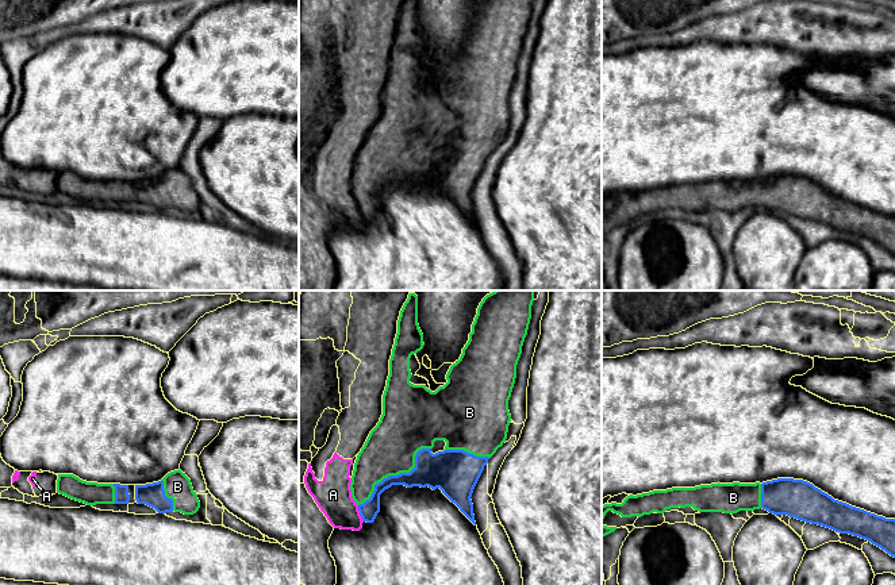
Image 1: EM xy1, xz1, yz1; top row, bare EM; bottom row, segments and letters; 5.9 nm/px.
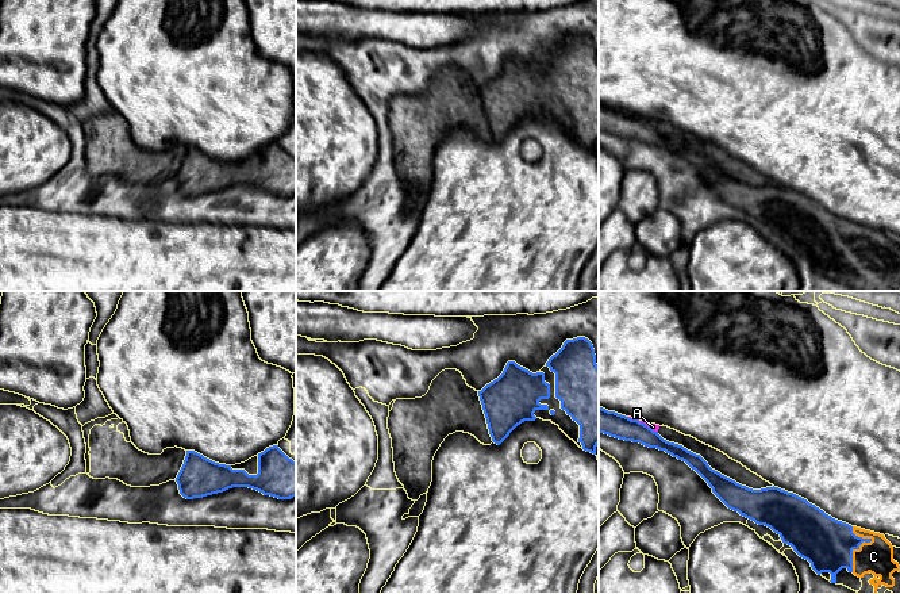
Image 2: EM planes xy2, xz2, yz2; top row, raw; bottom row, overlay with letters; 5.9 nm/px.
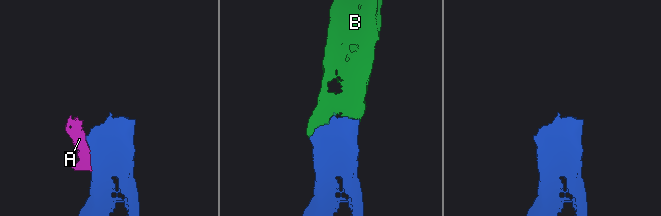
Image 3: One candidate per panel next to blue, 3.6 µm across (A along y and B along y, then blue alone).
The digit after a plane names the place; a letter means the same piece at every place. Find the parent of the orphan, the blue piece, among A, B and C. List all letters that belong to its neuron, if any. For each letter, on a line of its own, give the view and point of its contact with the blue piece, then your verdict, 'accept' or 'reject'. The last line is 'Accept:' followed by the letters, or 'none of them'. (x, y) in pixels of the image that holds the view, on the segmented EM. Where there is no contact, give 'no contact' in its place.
A: contact xz1 (360, 514); reject
B: contact xz1 (398, 474); accept
C: contact yz2 (857, 548); accept
Accept: B, C

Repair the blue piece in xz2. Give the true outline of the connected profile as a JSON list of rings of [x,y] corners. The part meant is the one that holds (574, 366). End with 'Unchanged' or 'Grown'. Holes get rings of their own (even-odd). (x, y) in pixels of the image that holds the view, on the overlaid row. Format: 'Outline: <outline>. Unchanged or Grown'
Outline: [[[585,337],[566,340],[536,373],[508,361],[503,373],[478,396],[492,441],[500,445],[524,421],[551,421],[580,448],[596,455],[599,445],[599,367],[592,342]]]. Grown

